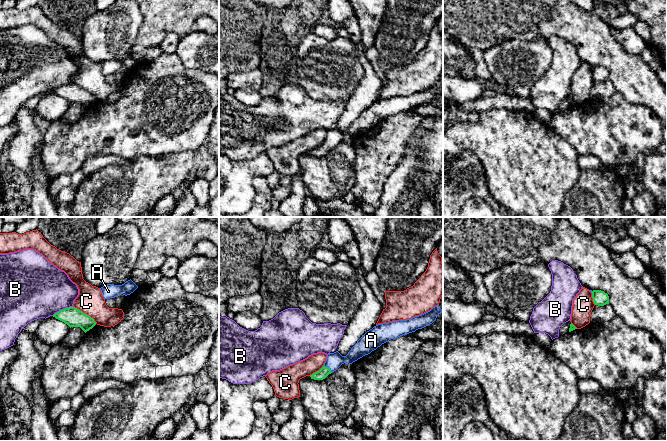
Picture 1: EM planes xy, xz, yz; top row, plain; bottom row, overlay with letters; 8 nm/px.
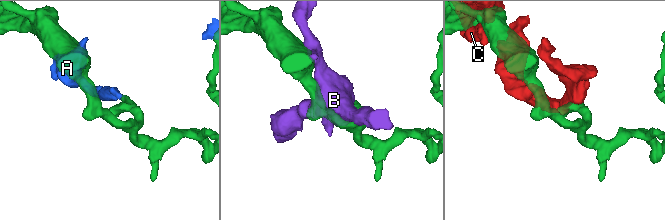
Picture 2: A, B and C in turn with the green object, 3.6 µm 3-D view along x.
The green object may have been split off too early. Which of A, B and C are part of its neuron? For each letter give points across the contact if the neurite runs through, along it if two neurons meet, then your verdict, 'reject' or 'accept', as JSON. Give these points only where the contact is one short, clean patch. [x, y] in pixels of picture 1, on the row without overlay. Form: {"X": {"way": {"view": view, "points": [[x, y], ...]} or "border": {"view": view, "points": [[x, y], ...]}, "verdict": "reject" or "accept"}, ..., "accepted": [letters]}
{"A": {"way": {"view": "xz", "points": [[324, 147], [328, 143], [334, 136]]}, "verdict": "accept"}, "B": {"verdict": "reject"}, "C": {"verdict": "reject"}, "accepted": ["A"]}

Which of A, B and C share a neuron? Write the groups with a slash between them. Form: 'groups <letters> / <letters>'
groups A / B / C

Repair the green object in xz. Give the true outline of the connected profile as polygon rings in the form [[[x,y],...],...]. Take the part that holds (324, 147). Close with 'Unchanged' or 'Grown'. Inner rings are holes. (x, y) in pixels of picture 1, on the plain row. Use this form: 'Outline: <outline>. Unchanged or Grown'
Outline: [[[437,81],[430,87],[411,95],[392,97],[374,102],[362,111],[346,132],[342,132],[338,127],[328,130],[323,143],[310,151],[311,155],[325,155],[342,140],[352,140],[389,116],[407,111],[432,100],[440,89],[442,89],[442,85]]]. Grown

